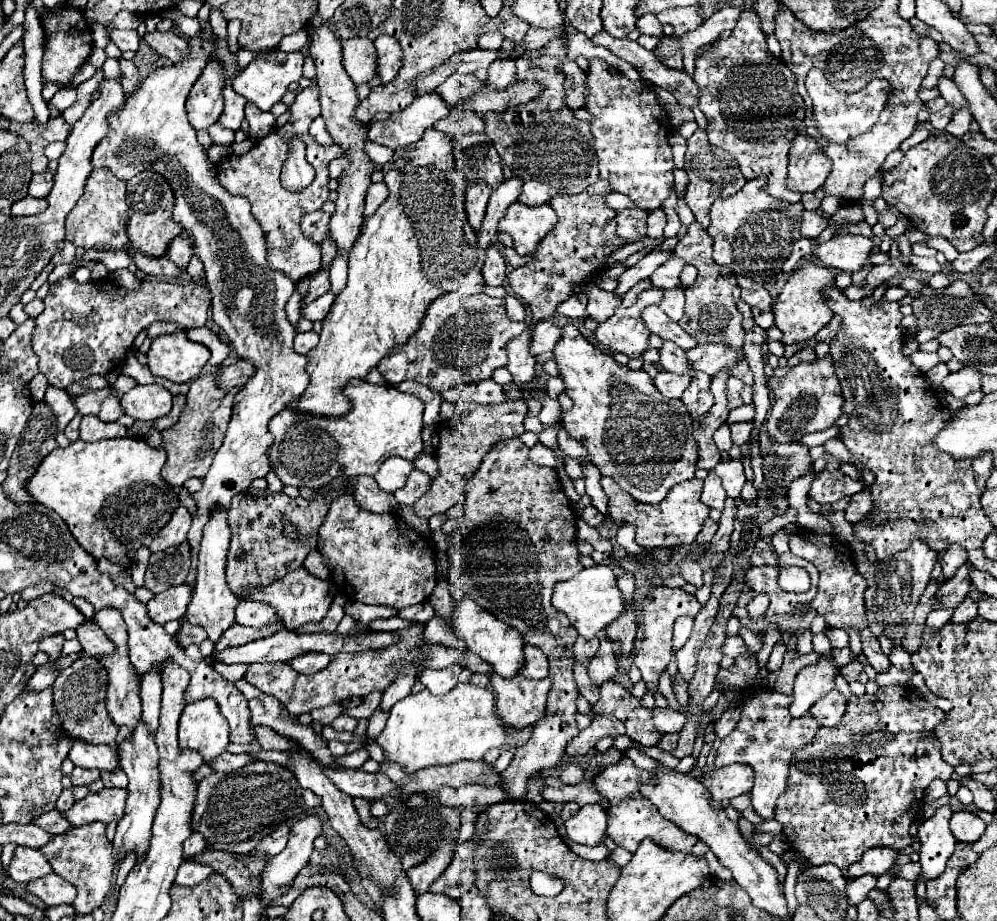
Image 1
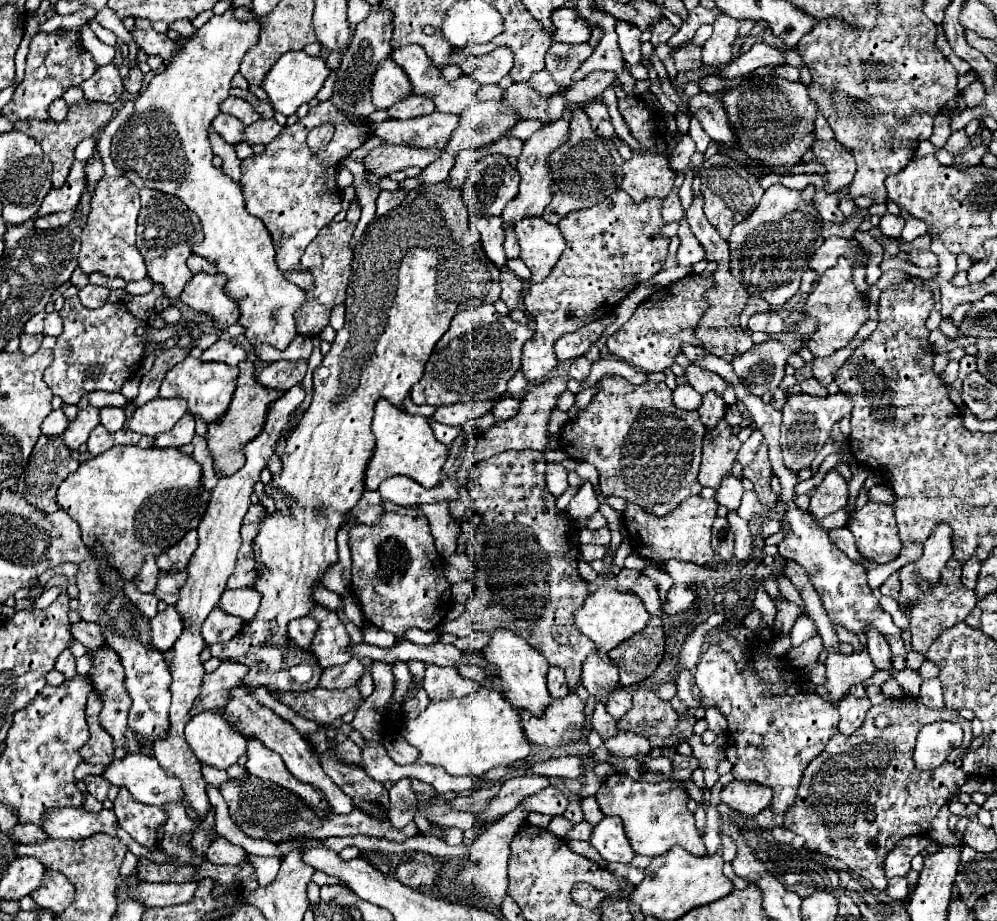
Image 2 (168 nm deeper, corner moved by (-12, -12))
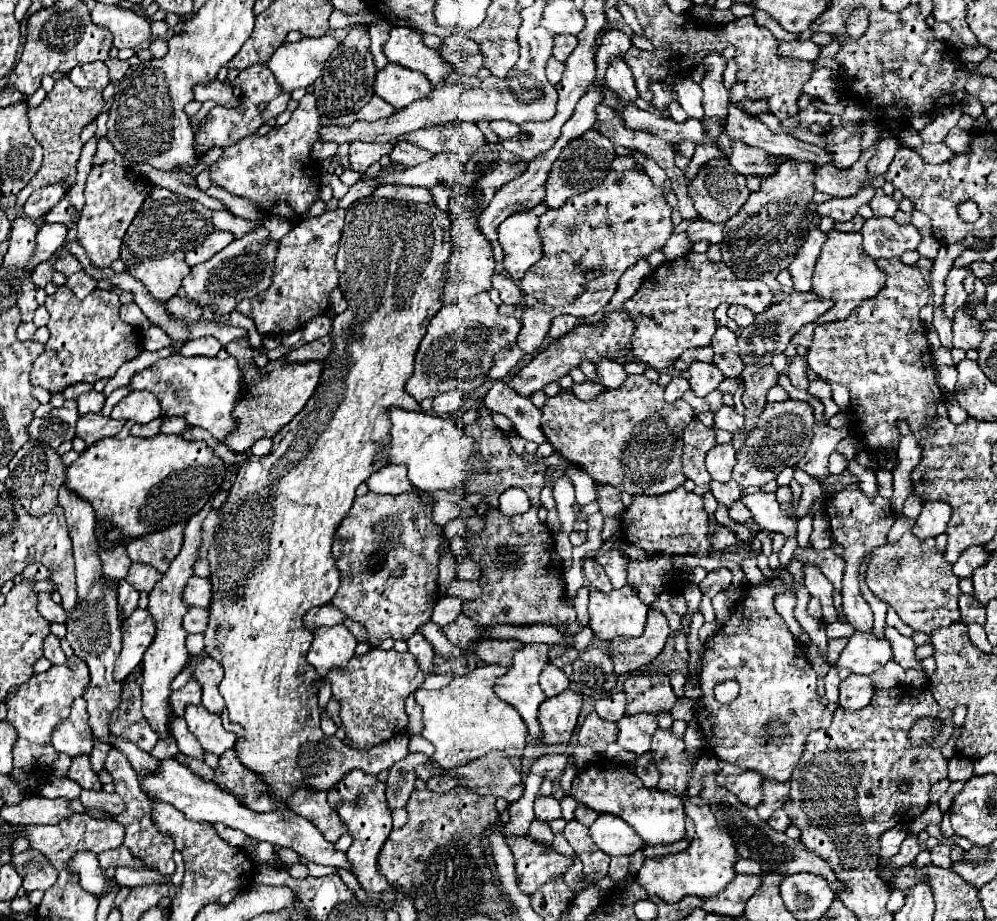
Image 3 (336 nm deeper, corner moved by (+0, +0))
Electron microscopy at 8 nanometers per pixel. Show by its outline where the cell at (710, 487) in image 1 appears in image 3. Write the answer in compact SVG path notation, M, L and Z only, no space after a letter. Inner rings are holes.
M716 444L712 452L706 454L706 468L710 476L718 482L730 482L734 464L736 464L736 450L732 444Z

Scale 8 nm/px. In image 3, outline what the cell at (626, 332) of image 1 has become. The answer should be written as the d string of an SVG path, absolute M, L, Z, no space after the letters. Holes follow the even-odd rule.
M688 252L682 258L654 268L652 276L648 276L638 292L624 304L624 310L636 324L632 336L634 358L656 370L664 370L674 364L684 350L708 346L716 332L714 310L722 302L730 306L740 304L760 314L772 304L772 290L760 280L740 280L724 262L716 264L706 254L696 252Z

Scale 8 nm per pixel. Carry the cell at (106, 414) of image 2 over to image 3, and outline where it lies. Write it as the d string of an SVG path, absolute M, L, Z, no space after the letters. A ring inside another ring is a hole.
M96 390L84 392L82 396L78 396L76 404L78 404L78 414L80 416L84 416L88 412L100 412L102 406L104 406L104 394L100 394Z

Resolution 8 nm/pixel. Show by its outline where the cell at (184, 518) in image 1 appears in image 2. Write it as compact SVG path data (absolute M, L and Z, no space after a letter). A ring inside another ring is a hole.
M196 530L188 532L178 544L168 548L168 552L160 554L156 558L156 564L164 572L166 570L172 570L172 572L184 570L188 566L188 562L190 562L190 556L194 554L194 550L196 550Z

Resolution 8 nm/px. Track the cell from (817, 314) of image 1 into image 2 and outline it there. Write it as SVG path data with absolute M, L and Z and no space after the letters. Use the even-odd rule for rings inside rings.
M838 260L838 264L834 268L830 268L828 272L824 272L820 276L818 284L806 298L802 314L808 314L810 318L818 320L816 332L812 332L806 338L806 348L816 358L834 354L838 348L844 348L856 336L862 322L868 320L868 312L866 312L864 294L860 294L852 284L852 266L848 264L848 260Z

